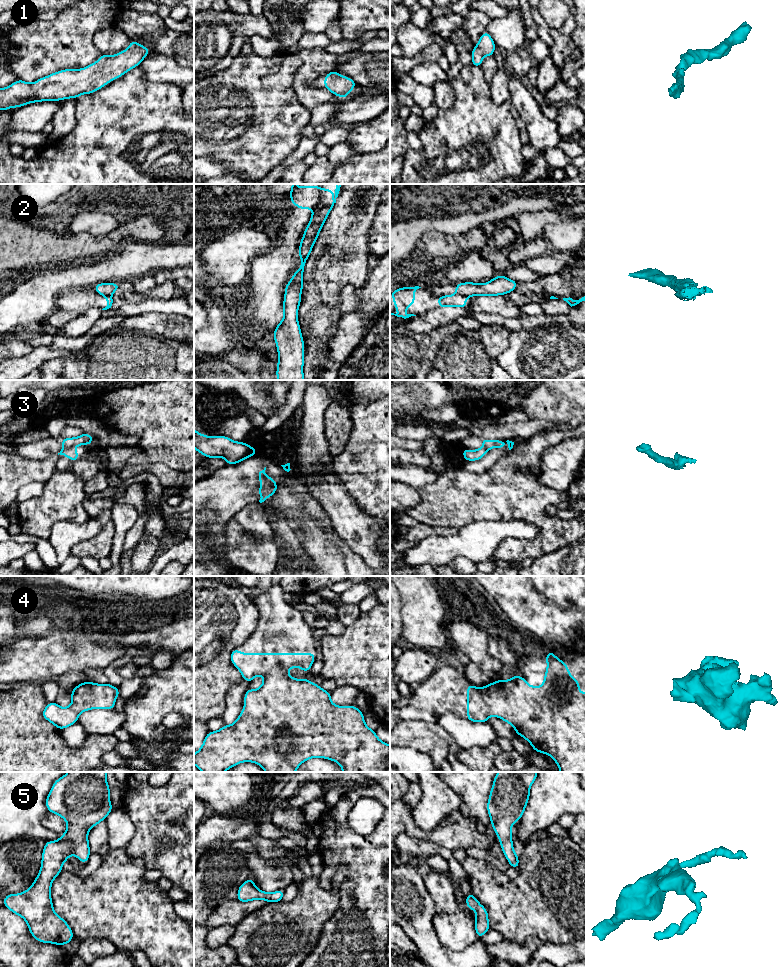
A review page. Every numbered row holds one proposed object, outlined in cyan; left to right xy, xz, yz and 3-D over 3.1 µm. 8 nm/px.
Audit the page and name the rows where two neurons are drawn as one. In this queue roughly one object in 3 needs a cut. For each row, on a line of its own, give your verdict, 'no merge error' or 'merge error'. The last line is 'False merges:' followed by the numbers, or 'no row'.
1: no merge error
2: merge error
3: merge error
4: no merge error
5: no merge error
False merges: 2, 3

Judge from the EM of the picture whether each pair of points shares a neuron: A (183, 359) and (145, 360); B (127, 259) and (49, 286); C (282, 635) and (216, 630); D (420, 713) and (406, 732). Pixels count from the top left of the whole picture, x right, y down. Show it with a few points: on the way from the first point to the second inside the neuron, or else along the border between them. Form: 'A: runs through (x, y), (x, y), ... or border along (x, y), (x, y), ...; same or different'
A: runs through (174, 360), (154, 360); same
B: runs through (108, 270), (87, 277), (68, 278); same
C: border along (258, 610), (258, 623), (255, 630), (238, 647); different
D: border along (400, 719), (435, 722); different

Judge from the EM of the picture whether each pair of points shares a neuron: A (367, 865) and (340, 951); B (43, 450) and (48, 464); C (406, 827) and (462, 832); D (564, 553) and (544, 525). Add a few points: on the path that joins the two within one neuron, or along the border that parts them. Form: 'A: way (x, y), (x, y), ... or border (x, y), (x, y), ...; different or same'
A: way (367, 886), (367, 909), (359, 930); same
B: border (57, 453), (41, 459), (23, 457); different
C: way (420, 834), (448, 834); same
D: border (567, 545), (539, 557); different

